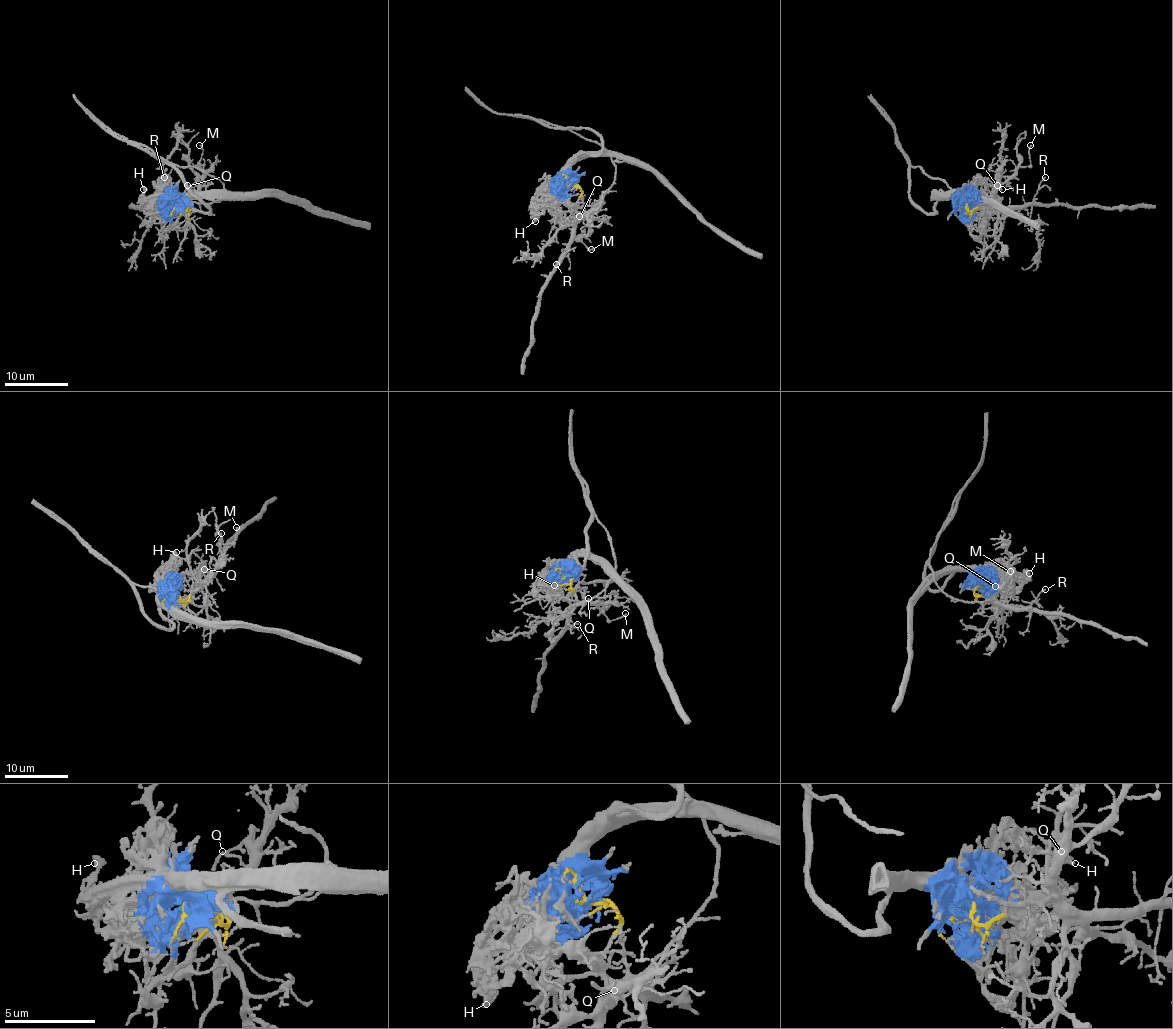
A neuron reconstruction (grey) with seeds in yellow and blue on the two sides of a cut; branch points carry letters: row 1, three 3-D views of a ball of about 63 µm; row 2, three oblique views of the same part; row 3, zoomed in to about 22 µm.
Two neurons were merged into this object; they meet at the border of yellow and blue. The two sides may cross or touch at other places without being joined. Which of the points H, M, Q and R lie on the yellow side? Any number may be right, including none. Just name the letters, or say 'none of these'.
M, Q, R

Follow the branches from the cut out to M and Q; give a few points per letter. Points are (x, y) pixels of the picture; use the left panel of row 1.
M: (178, 204), (189, 210), (184, 209), (197, 188), (197, 175), (189, 166), (198, 163), (203, 152), (200, 145)
Q: (178, 204), (189, 210), (184, 209), (195, 193), (187, 185)

